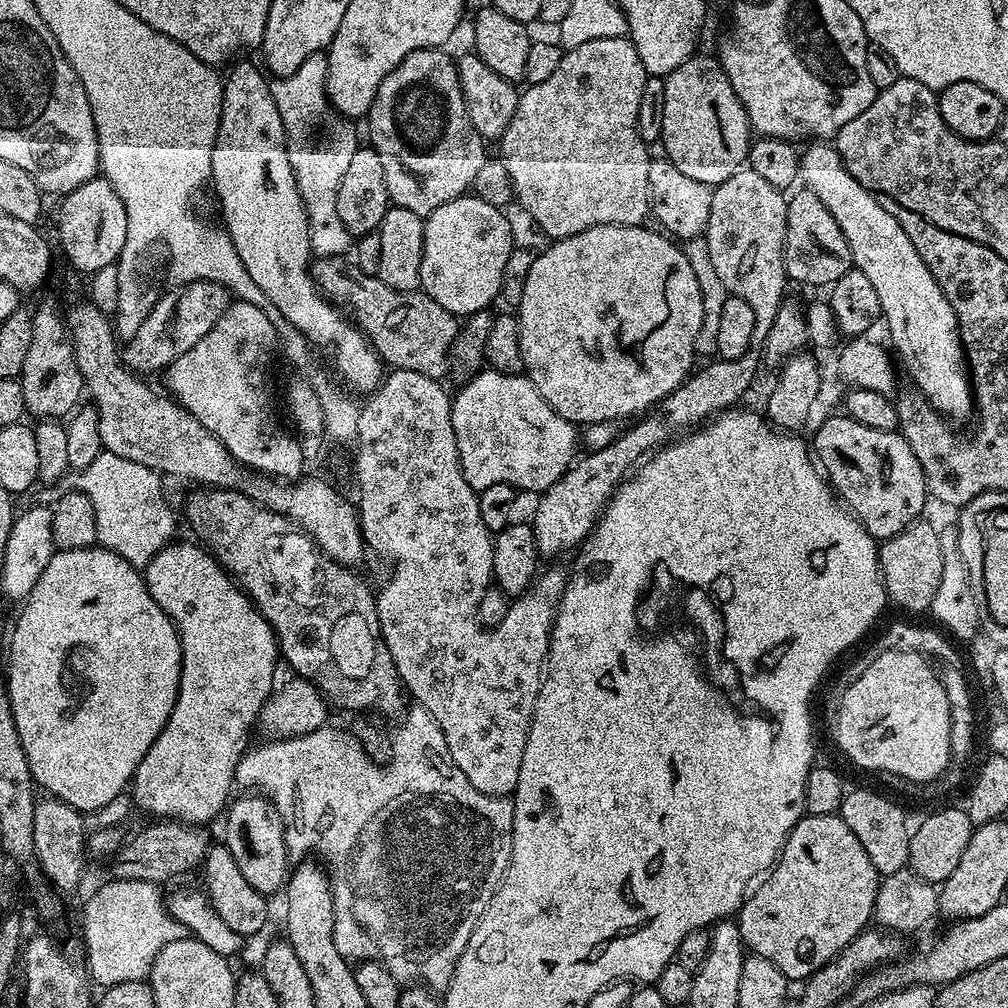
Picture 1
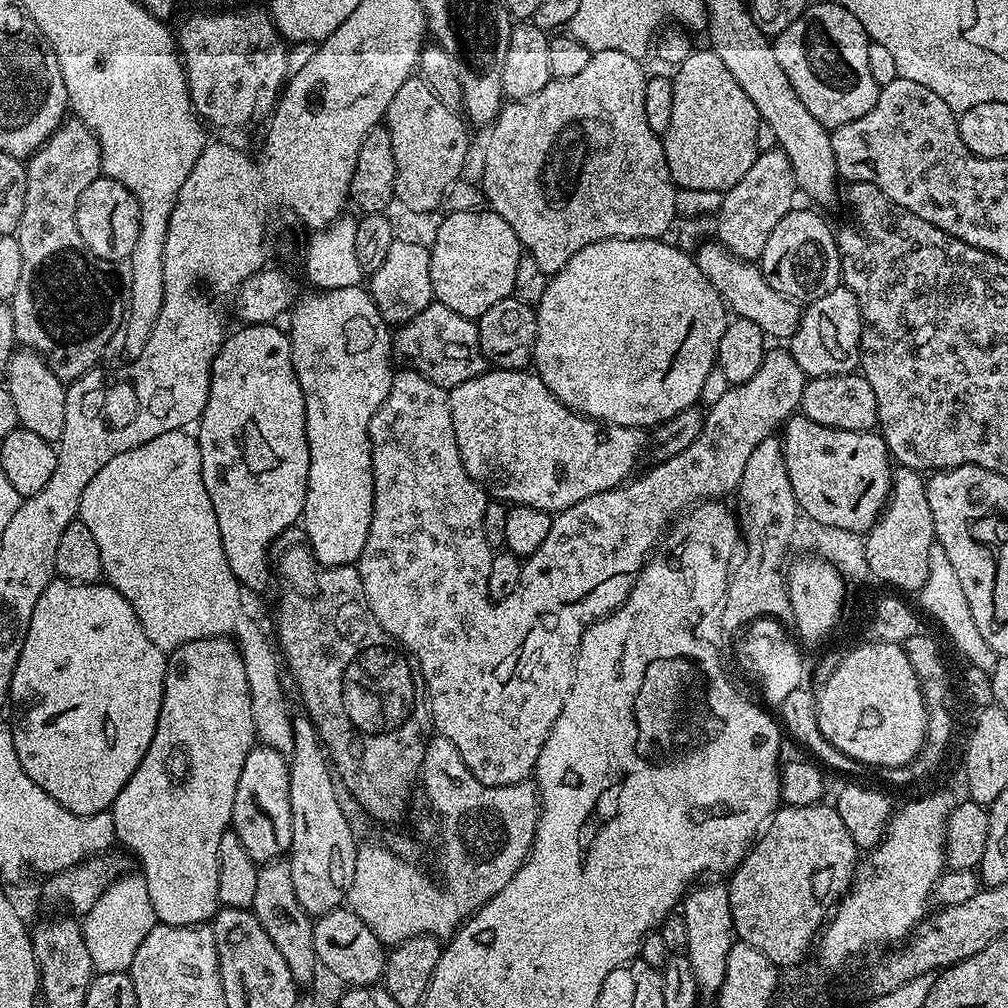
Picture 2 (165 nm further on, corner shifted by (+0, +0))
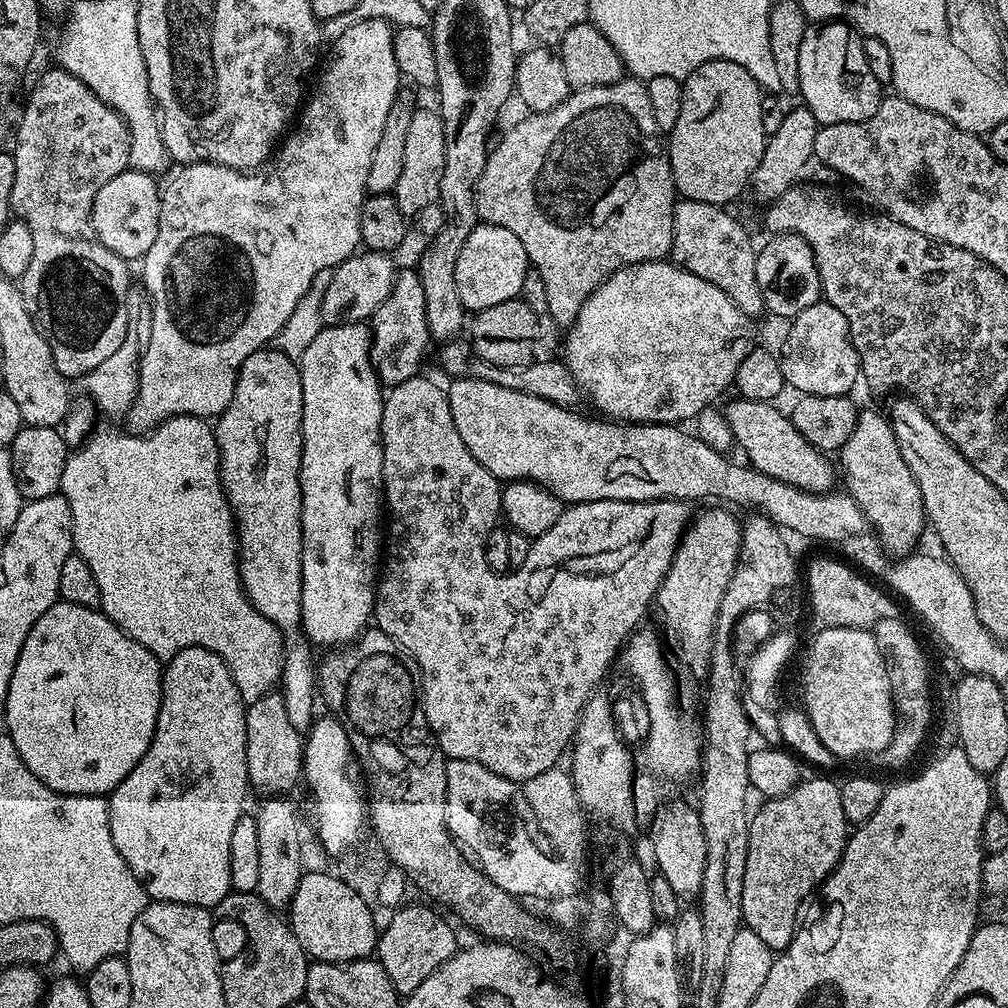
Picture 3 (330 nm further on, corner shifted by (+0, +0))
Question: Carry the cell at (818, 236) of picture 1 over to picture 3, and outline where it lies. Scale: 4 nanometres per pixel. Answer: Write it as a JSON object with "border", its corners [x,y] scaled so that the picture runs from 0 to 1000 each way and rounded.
{"border":[[[771,230],[761,236],[763,238],[753,243],[750,252],[750,275],[756,288],[759,307],[770,313],[785,315],[796,312],[800,304],[814,301],[812,264],[800,236],[787,230]]]}

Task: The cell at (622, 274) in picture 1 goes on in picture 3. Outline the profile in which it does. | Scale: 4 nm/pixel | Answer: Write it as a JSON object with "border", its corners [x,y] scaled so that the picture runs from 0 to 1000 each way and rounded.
{"border":[[[662,257],[646,258],[614,266],[581,296],[573,315],[563,326],[558,358],[574,388],[587,396],[592,410],[611,419],[674,422],[679,419],[675,417],[689,418],[697,405],[709,402],[713,393],[727,384],[736,355],[751,340],[746,321],[747,314],[736,312],[700,276],[692,276]]]}

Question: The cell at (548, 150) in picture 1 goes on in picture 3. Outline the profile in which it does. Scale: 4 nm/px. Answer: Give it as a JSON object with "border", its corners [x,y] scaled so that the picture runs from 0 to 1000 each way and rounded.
{"border":[[[616,77],[601,85],[589,85],[588,87],[572,87],[568,90],[557,103],[550,109],[545,111],[530,111],[521,114],[521,119],[516,119],[496,140],[491,140],[490,146],[484,152],[484,160],[480,166],[478,177],[474,177],[474,185],[472,186],[472,212],[473,215],[481,222],[489,222],[490,224],[498,224],[498,228],[510,228],[514,240],[518,240],[518,244],[524,253],[524,261],[534,271],[538,272],[538,280],[542,283],[542,304],[544,305],[543,313],[548,313],[548,317],[552,321],[560,321],[565,323],[573,315],[573,312],[577,308],[577,304],[581,300],[581,296],[585,296],[585,292],[595,283],[603,274],[608,274],[614,266],[620,266],[626,262],[636,262],[637,260],[645,260],[646,258],[660,257],[667,249],[667,237],[669,236],[669,208],[673,201],[673,191],[671,182],[667,176],[665,169],[665,161],[663,160],[663,152],[661,150],[660,140],[657,138],[657,132],[654,125],[649,121],[649,109],[645,109],[645,97],[643,96],[643,85],[640,80],[630,77]]]}

